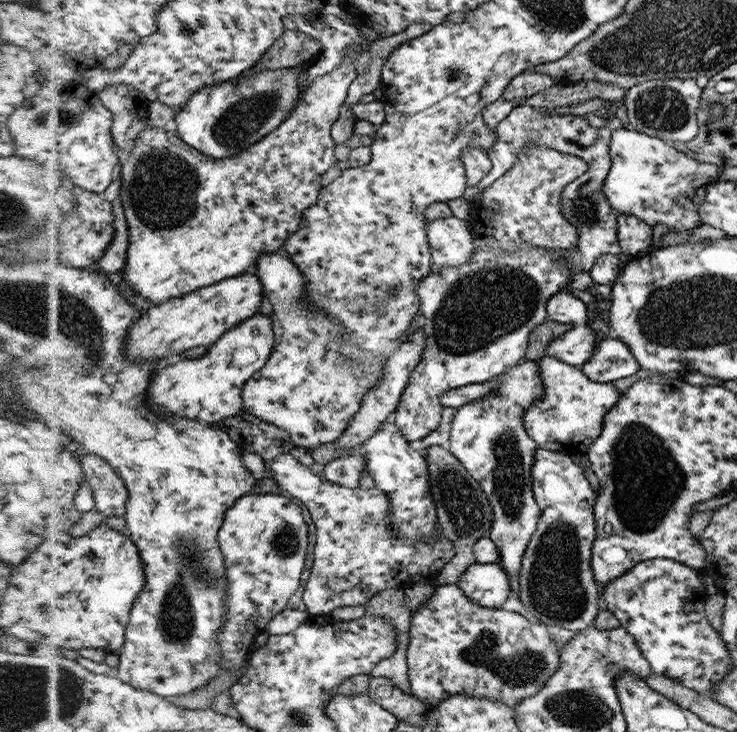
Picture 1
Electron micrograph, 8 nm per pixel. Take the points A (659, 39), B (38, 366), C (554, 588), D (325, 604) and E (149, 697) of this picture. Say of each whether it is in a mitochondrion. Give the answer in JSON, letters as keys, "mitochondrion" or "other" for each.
{"A":"mitochondrion","B":"mitochondrion","C":"mitochondrion","D":"other","E":"other"}

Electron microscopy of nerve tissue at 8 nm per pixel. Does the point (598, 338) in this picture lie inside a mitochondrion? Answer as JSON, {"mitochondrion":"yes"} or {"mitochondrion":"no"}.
{"mitochondrion":"no"}

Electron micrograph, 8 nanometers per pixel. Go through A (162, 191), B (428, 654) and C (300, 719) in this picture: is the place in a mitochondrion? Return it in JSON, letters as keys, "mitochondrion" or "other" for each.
{"A":"mitochondrion","B":"other","C":"mitochondrion"}

